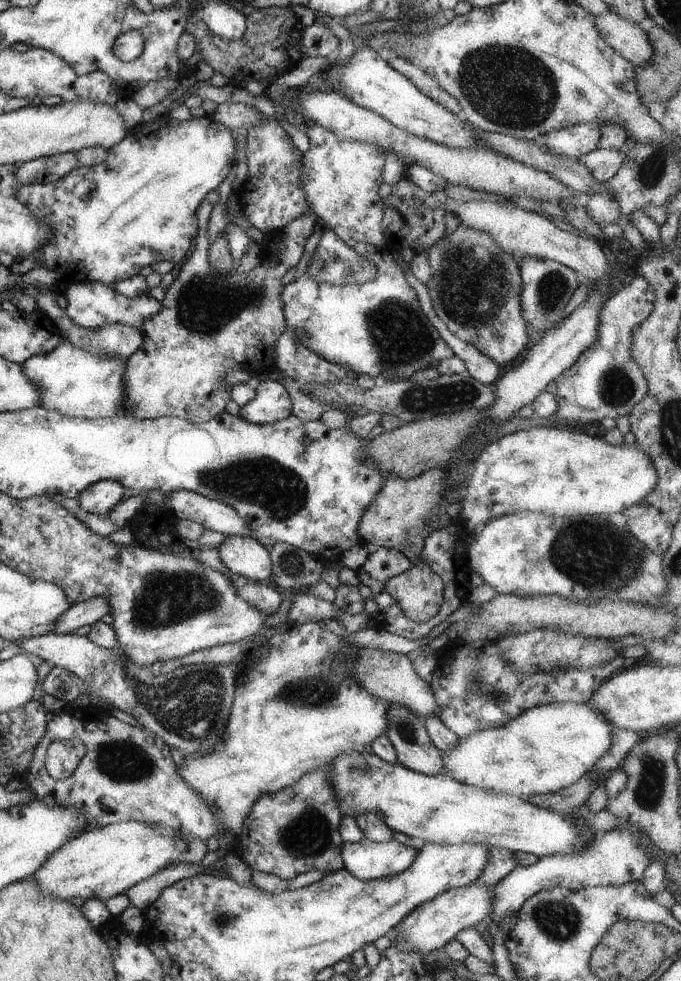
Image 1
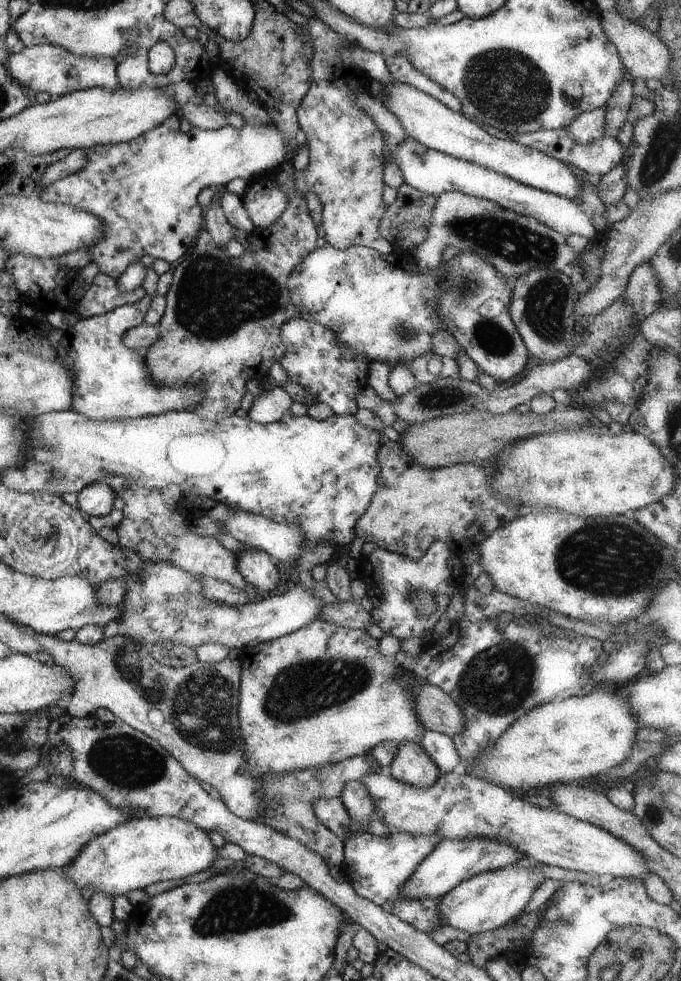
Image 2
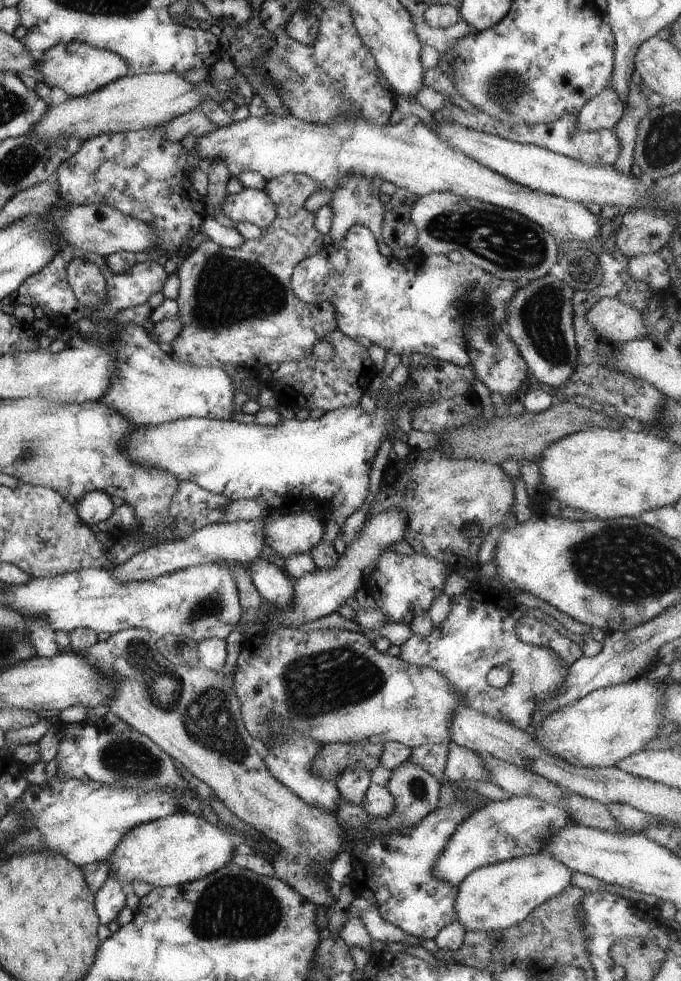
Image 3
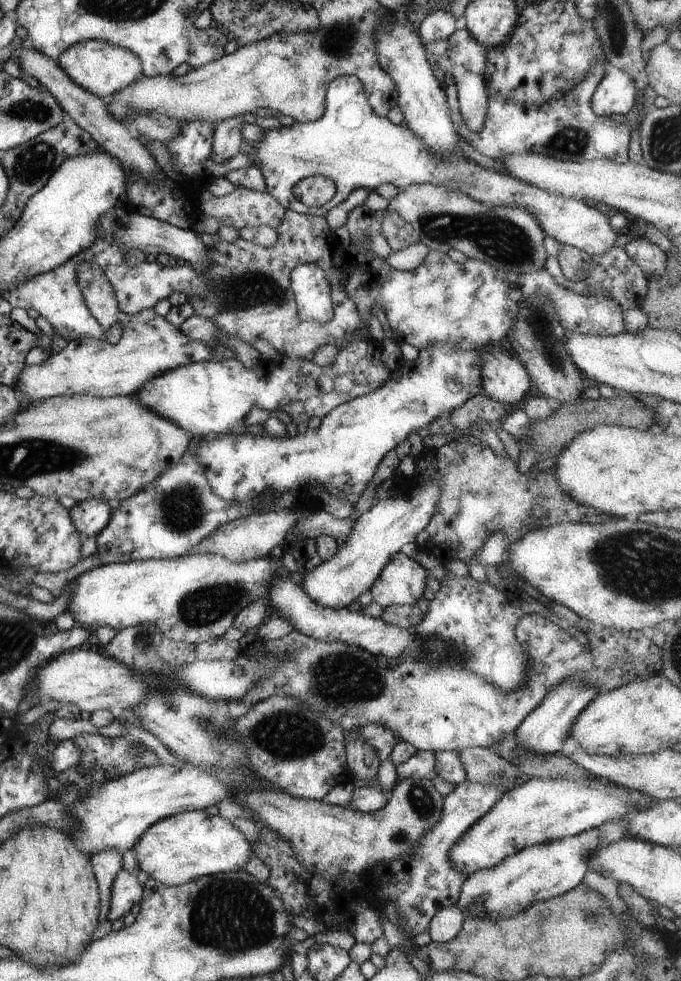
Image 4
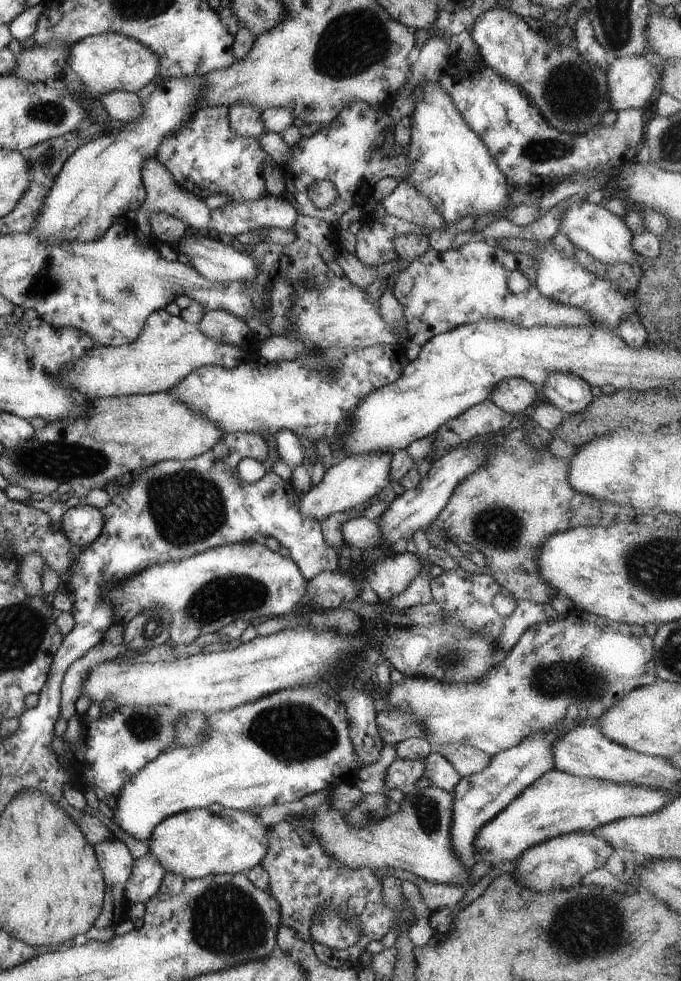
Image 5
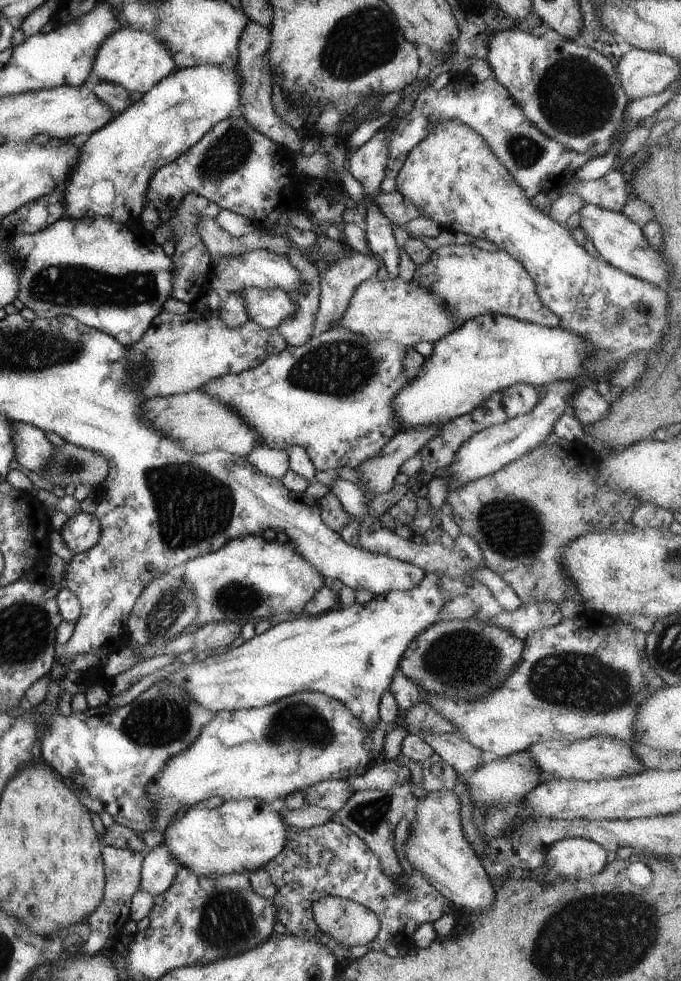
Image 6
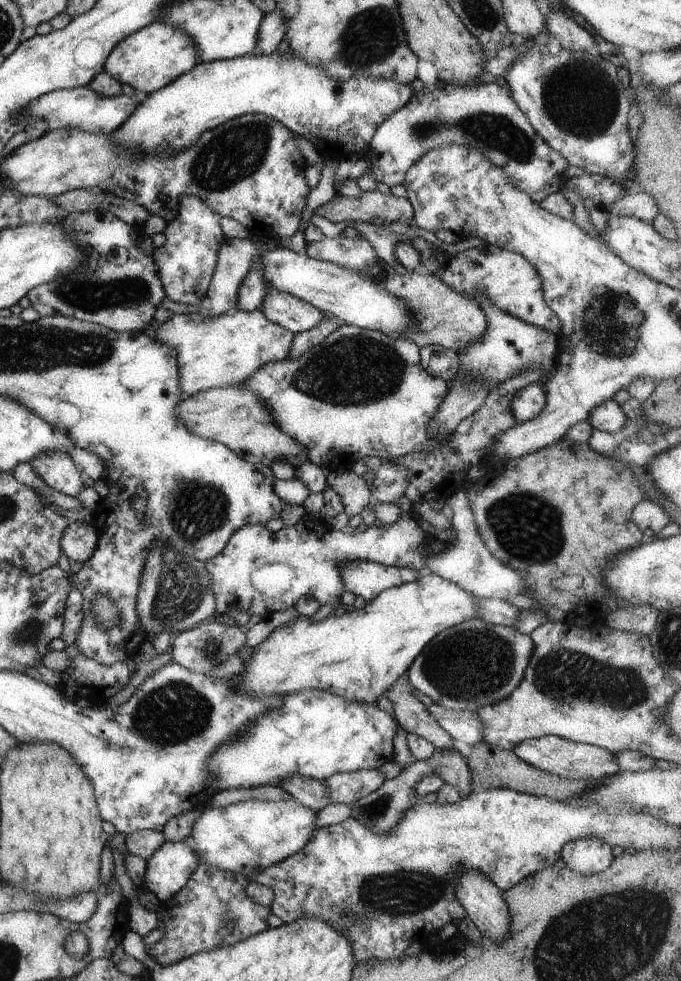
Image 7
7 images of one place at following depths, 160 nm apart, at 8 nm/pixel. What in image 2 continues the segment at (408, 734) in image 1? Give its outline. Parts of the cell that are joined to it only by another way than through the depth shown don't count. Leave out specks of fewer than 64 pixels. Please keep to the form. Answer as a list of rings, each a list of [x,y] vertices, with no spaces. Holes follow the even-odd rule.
[[[419,741],[400,743],[391,762],[391,775],[412,786],[432,786],[441,773],[436,762]]]

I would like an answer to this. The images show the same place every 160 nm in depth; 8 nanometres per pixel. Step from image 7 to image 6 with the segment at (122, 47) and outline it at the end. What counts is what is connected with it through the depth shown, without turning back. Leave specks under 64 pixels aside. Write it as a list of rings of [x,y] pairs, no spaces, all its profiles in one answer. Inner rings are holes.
[[[120,28],[109,34],[97,50],[92,74],[100,81],[120,85],[129,93],[147,93],[154,85],[176,70],[171,52],[153,34],[133,28]]]

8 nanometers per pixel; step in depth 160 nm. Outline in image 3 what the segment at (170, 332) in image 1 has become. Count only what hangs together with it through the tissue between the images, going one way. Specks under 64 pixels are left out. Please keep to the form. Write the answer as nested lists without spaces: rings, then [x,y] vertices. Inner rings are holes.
[[[286,173],[280,175],[276,178],[271,178],[265,184],[264,188],[268,196],[275,202],[275,207],[277,210],[276,218],[264,228],[264,233],[262,233],[257,239],[245,239],[242,246],[238,248],[228,248],[216,244],[212,239],[206,240],[200,243],[200,245],[193,250],[189,255],[183,255],[179,260],[179,265],[176,268],[177,277],[179,278],[179,293],[176,297],[176,302],[179,308],[178,314],[176,317],[181,319],[183,324],[183,329],[181,333],[171,342],[169,349],[172,350],[170,354],[181,363],[193,364],[197,367],[220,367],[228,376],[233,380],[235,386],[235,399],[234,407],[236,418],[241,417],[243,414],[243,404],[250,399],[250,394],[244,392],[242,388],[242,382],[240,382],[240,371],[242,369],[251,370],[258,364],[258,366],[270,365],[273,362],[278,362],[282,364],[283,362],[297,361],[305,356],[308,356],[313,352],[314,345],[321,341],[324,336],[328,335],[329,332],[332,332],[334,329],[337,329],[336,326],[336,313],[335,306],[332,306],[329,302],[325,302],[319,305],[312,305],[310,303],[305,303],[301,301],[293,292],[291,287],[291,274],[293,273],[294,267],[302,259],[314,256],[318,254],[320,249],[324,248],[325,244],[323,243],[323,234],[318,232],[314,227],[314,214],[311,213],[306,207],[305,202],[308,200],[308,197],[317,189],[317,182],[313,181],[308,175],[302,173]]]

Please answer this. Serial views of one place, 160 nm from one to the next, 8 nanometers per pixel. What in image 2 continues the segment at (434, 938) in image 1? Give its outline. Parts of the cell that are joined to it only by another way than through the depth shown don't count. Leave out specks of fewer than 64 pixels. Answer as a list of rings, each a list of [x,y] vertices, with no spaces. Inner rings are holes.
[[[516,864],[506,865],[498,870],[477,874],[476,876],[457,884],[450,892],[447,892],[443,897],[441,897],[441,901],[439,902],[439,918],[441,919],[442,926],[438,926],[438,928],[443,927],[444,925],[452,926],[452,928],[458,928],[458,930],[464,930],[464,932],[475,935],[476,933],[485,933],[486,931],[497,929],[498,927],[508,924],[508,921],[512,920],[512,918],[518,918],[521,912],[524,911],[524,907],[528,904],[530,898],[532,898],[533,892],[543,883],[545,879],[539,865],[540,864],[538,864],[538,867],[534,869],[518,868]]]

